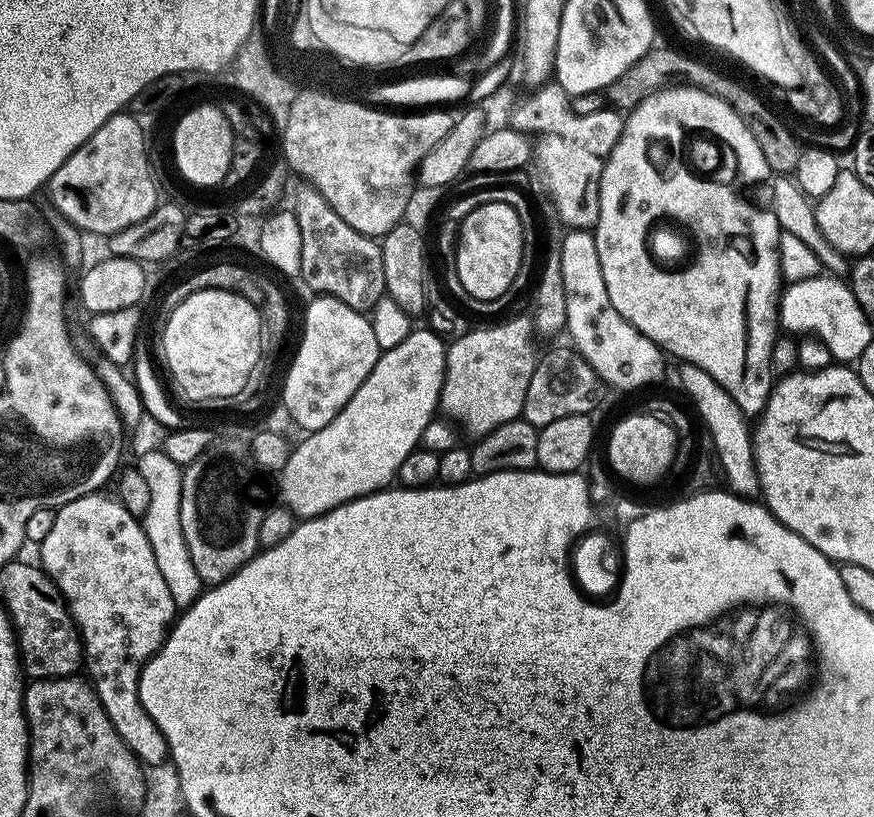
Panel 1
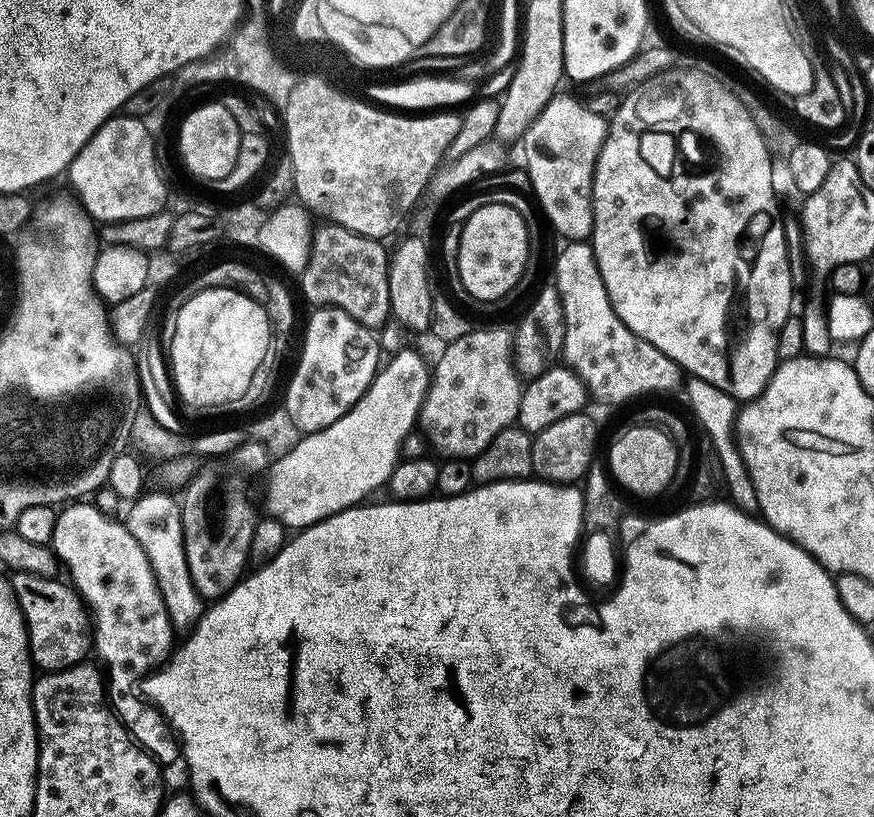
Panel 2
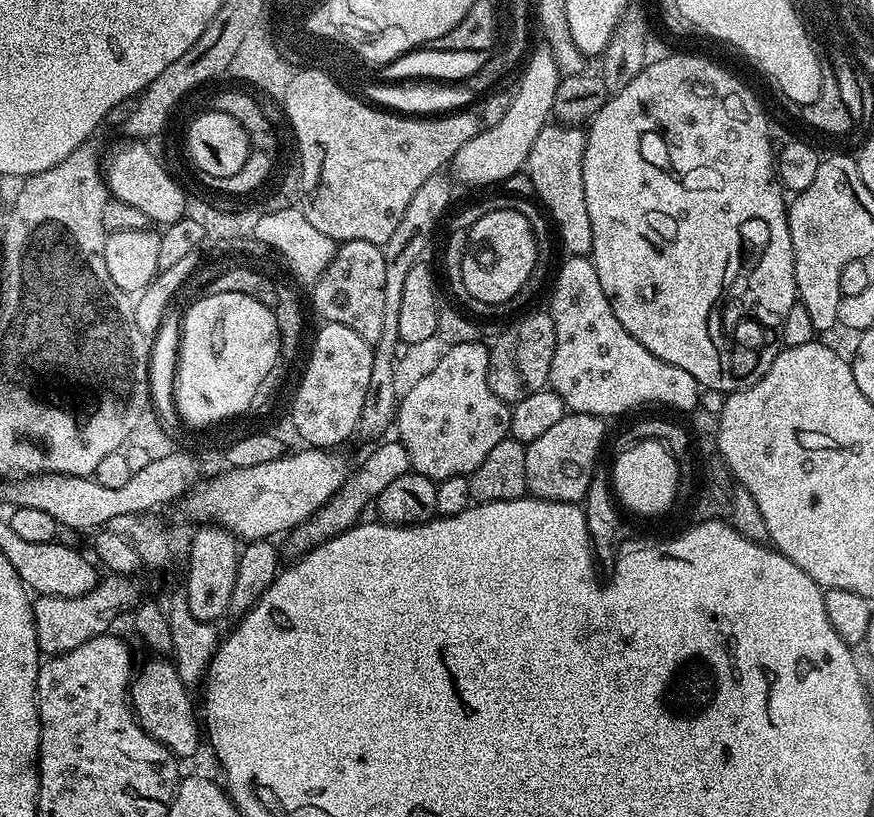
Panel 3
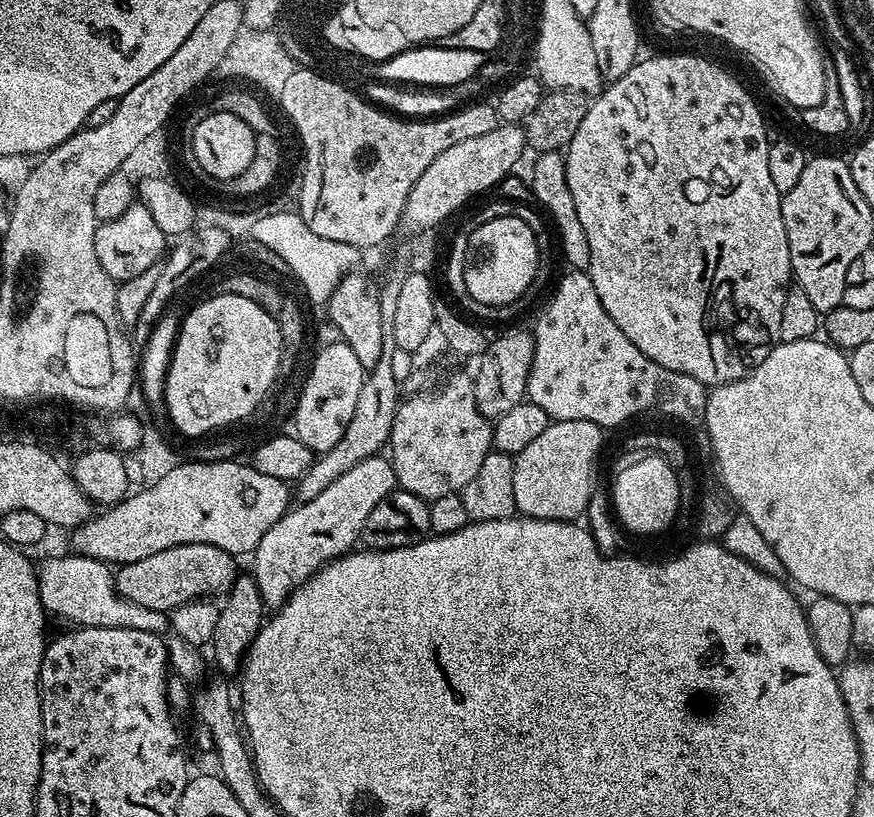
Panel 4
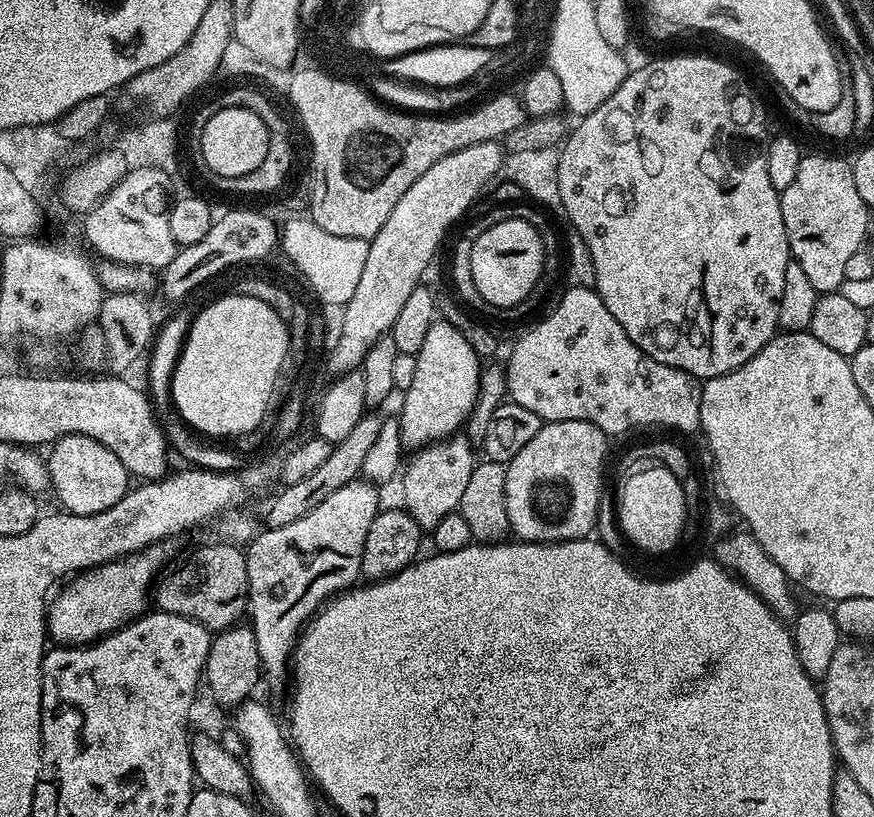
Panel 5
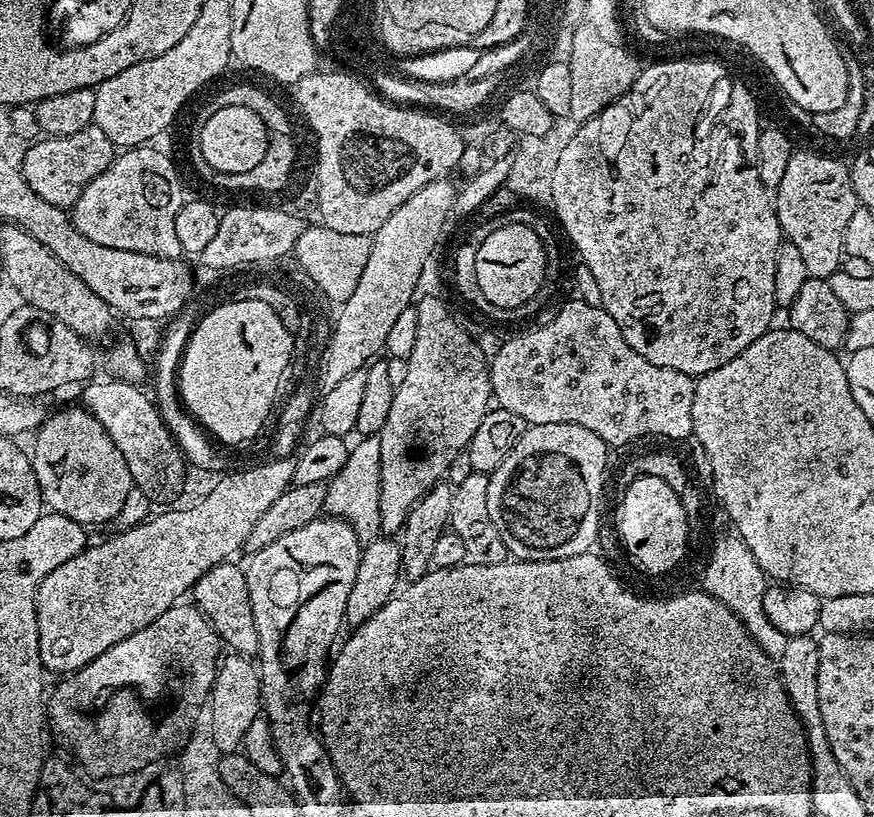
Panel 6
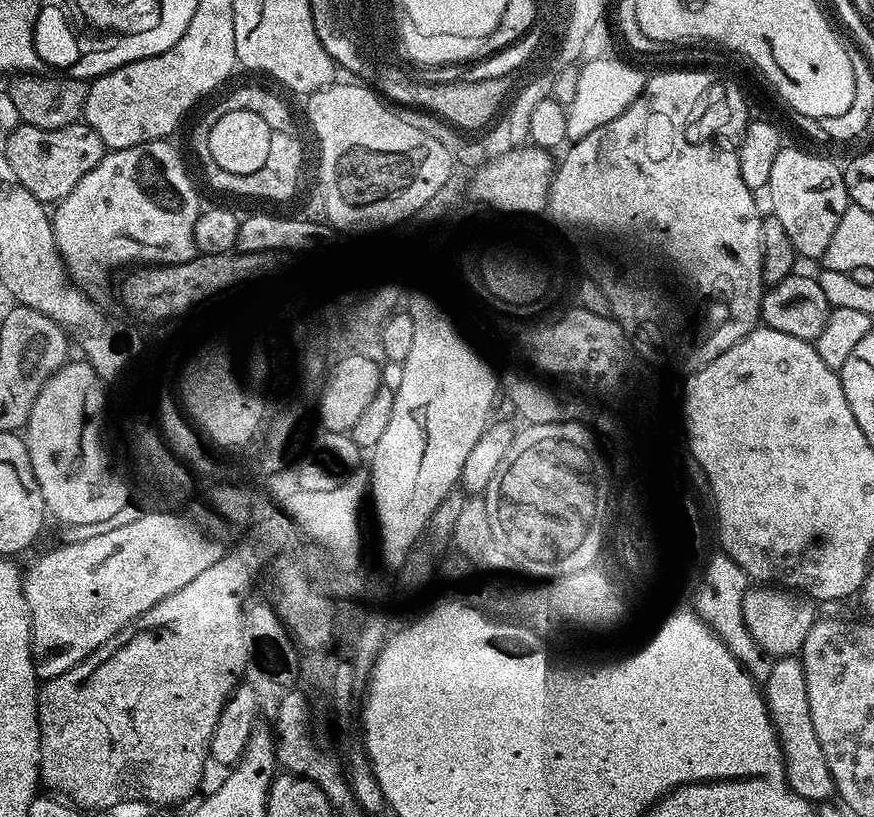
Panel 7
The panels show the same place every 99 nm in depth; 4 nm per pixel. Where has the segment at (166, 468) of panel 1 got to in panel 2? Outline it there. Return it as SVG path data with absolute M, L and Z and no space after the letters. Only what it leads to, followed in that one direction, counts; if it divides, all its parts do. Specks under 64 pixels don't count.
M161 492L141 495L139 498L131 501L126 517L126 523L130 534L142 546L146 558L152 567L152 573L156 579L158 590L162 594L162 602L168 611L168 617L172 623L173 629L177 633L187 633L196 627L202 615L202 598L196 592L196 587L192 581L192 565L186 558L184 549L184 527L180 517L181 505L178 503L175 495Z

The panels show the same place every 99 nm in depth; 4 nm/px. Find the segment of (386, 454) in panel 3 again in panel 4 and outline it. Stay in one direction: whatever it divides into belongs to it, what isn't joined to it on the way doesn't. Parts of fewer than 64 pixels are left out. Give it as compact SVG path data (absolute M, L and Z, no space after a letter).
M377 454L358 462L352 470L346 470L346 474L330 482L318 498L289 507L284 516L278 518L266 534L262 534L262 542L258 542L250 556L250 572L256 578L265 609L281 608L293 592L325 564L331 564L353 551L361 539L366 518L370 518L370 510L374 510L374 506L378 506L378 502L396 487L396 471L392 469L391 459L387 455Z

